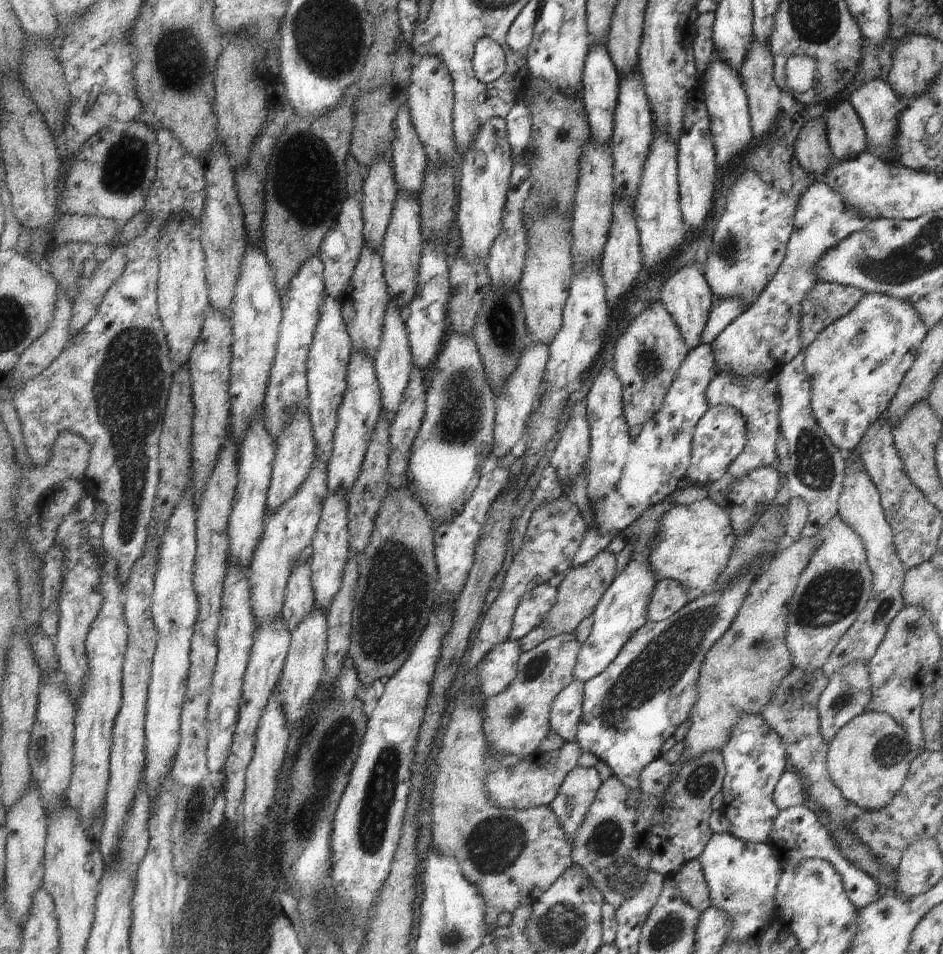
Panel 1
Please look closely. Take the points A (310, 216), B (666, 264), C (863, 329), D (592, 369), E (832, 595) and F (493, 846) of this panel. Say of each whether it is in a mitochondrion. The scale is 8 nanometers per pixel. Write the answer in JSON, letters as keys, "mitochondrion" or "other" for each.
{"A":"mitochondrion","B":"other","C":"mitochondrion","D":"other","E":"mitochondrion","F":"mitochondrion"}

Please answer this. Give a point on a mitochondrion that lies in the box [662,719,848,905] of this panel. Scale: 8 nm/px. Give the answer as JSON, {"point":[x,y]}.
{"point":[697,783]}

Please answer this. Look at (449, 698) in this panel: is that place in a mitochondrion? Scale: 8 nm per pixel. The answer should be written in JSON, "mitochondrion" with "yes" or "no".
{"mitochondrion":"no"}

